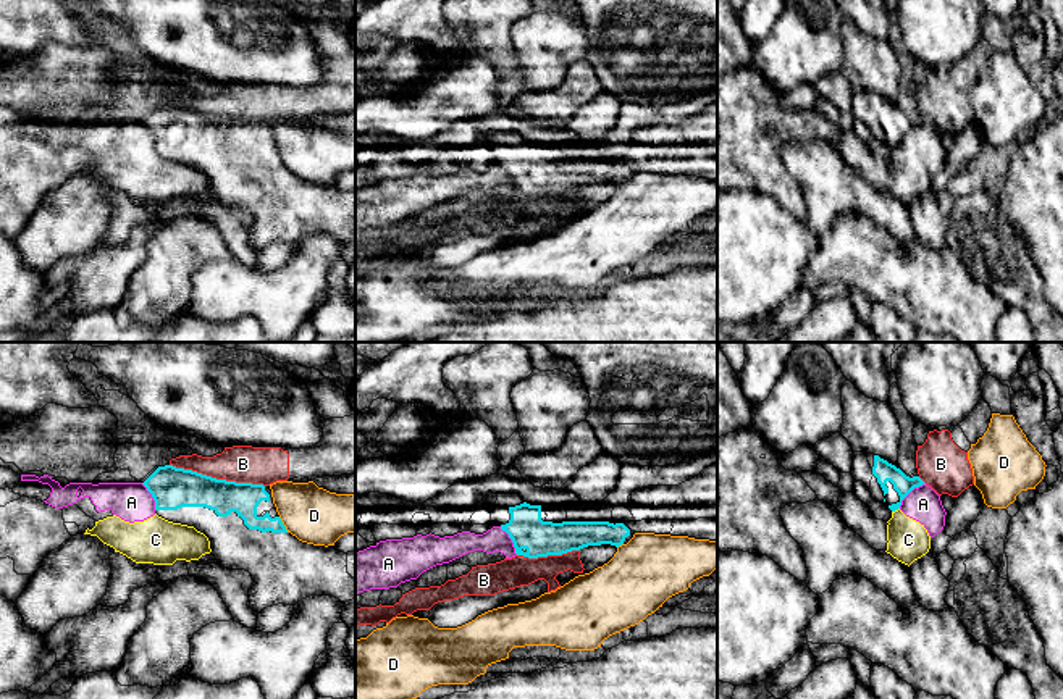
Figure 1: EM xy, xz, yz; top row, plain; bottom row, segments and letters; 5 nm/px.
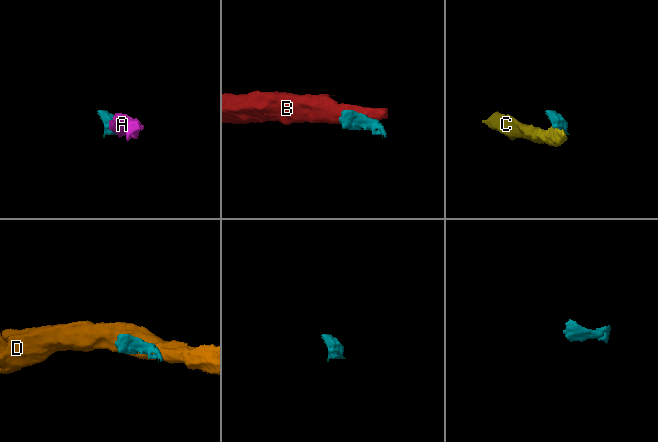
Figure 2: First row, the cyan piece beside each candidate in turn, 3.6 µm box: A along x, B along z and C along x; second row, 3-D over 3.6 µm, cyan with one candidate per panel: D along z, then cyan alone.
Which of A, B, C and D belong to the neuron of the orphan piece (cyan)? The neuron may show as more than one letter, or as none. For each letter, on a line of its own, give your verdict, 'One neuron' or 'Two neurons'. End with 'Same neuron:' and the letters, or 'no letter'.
A: Two neurons
B: Two neurons
C: Two neurons
D: Two neurons
Same neuron: no letter

